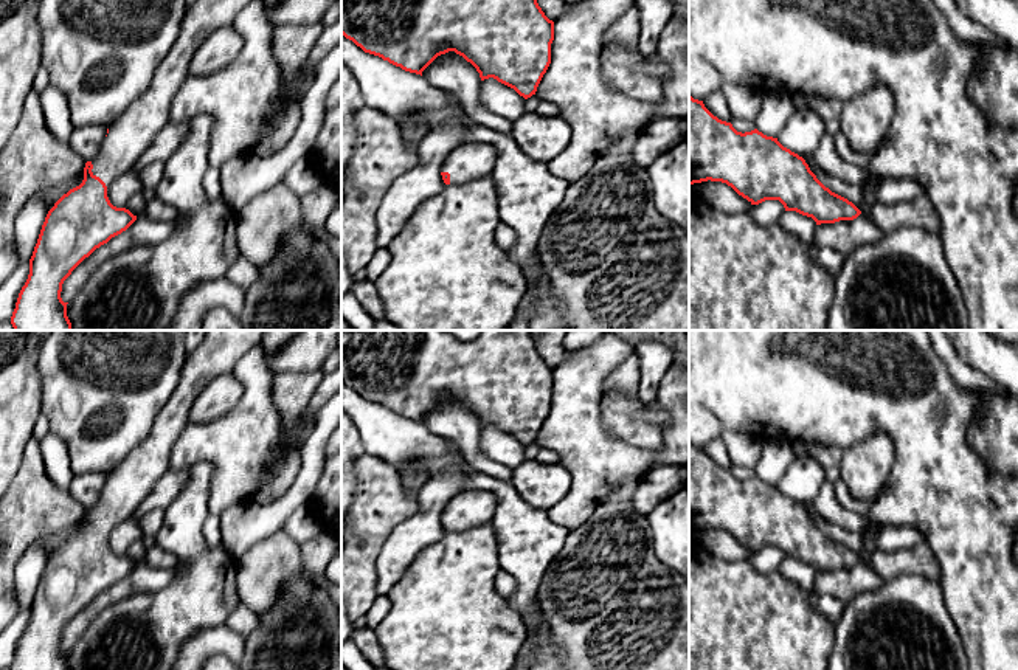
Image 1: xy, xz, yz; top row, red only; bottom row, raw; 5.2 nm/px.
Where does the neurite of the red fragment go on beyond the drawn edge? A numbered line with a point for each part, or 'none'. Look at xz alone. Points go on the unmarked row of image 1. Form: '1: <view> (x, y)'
1: xz (466, 511)

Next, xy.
1: xy (129, 483)

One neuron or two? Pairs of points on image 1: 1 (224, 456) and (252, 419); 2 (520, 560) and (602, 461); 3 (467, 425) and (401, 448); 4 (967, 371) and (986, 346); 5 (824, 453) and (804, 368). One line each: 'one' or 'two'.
1: one
2: two
3: two
4: two
5: two

